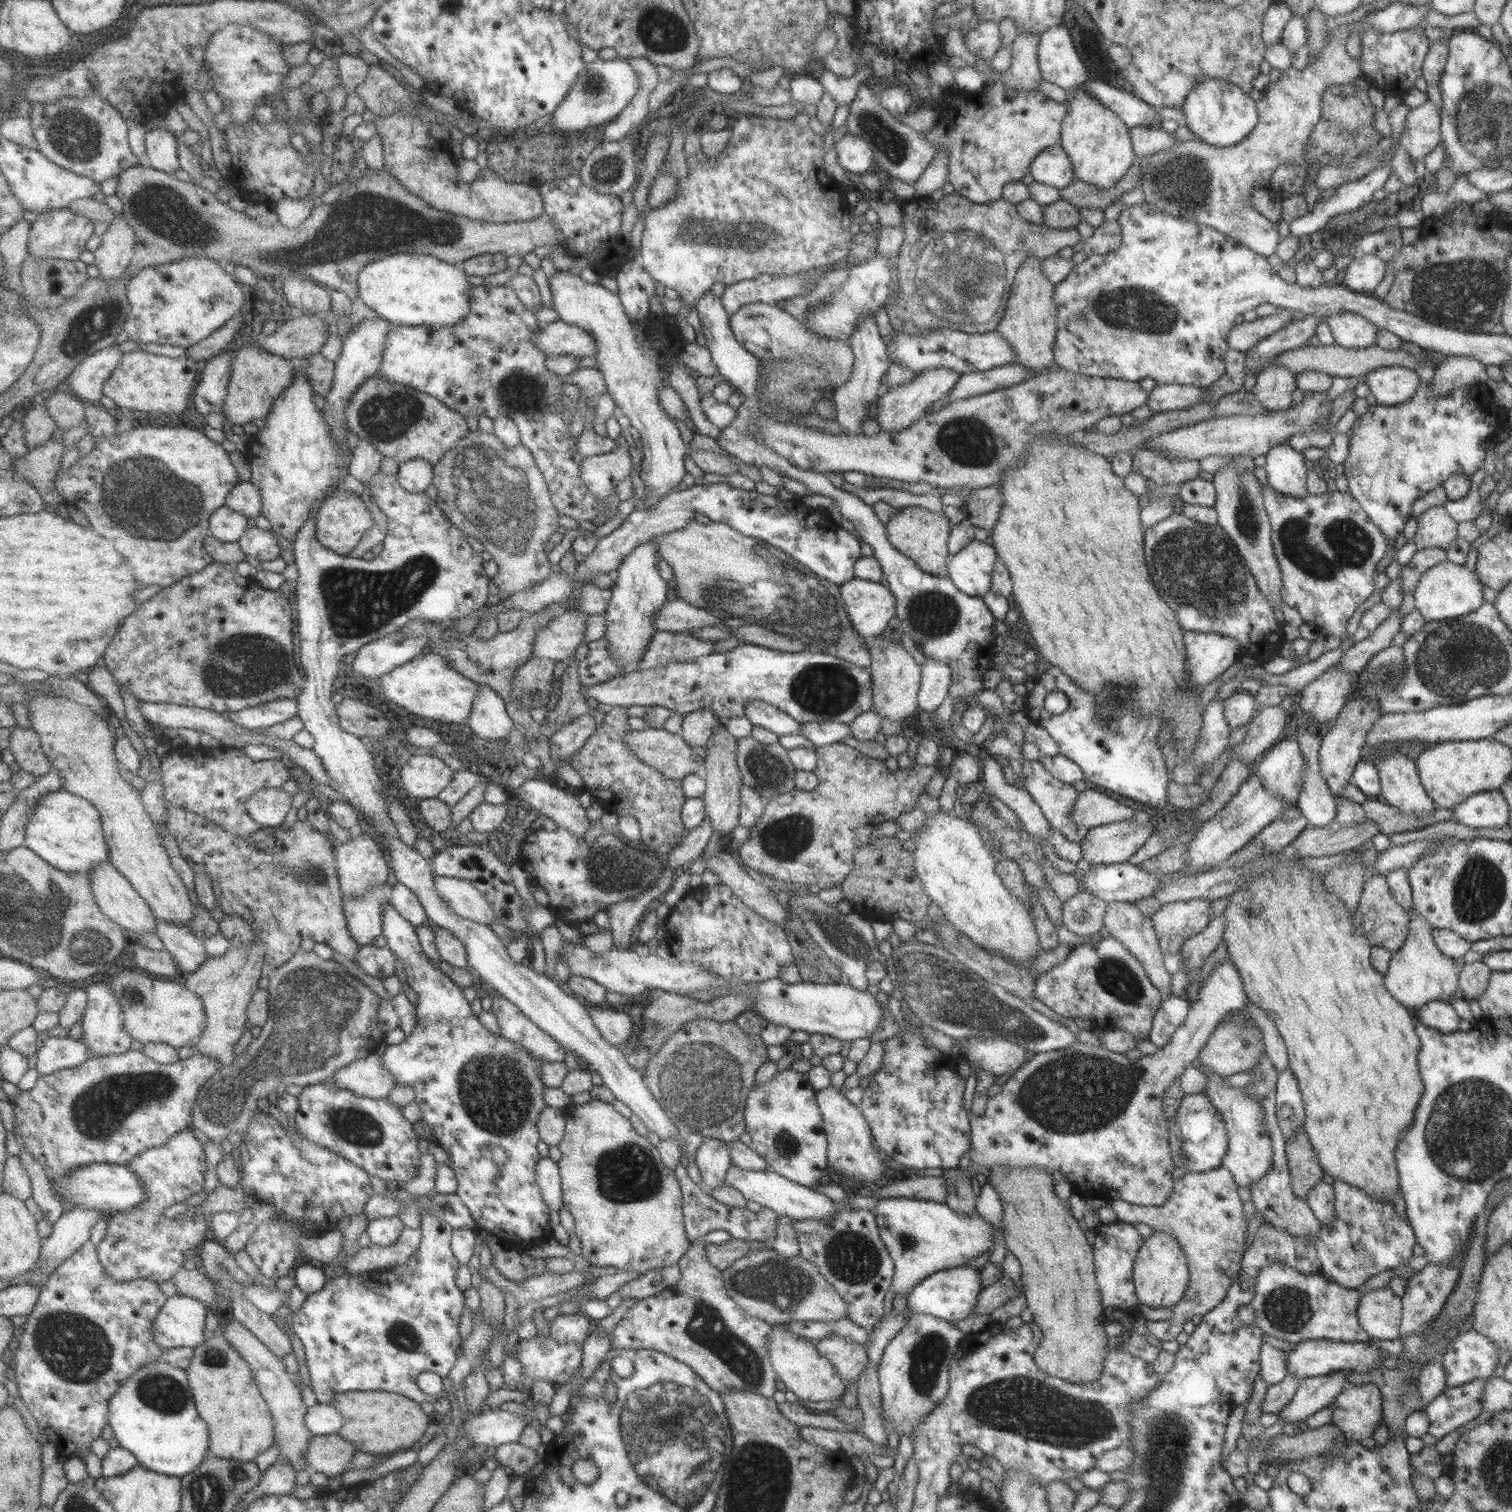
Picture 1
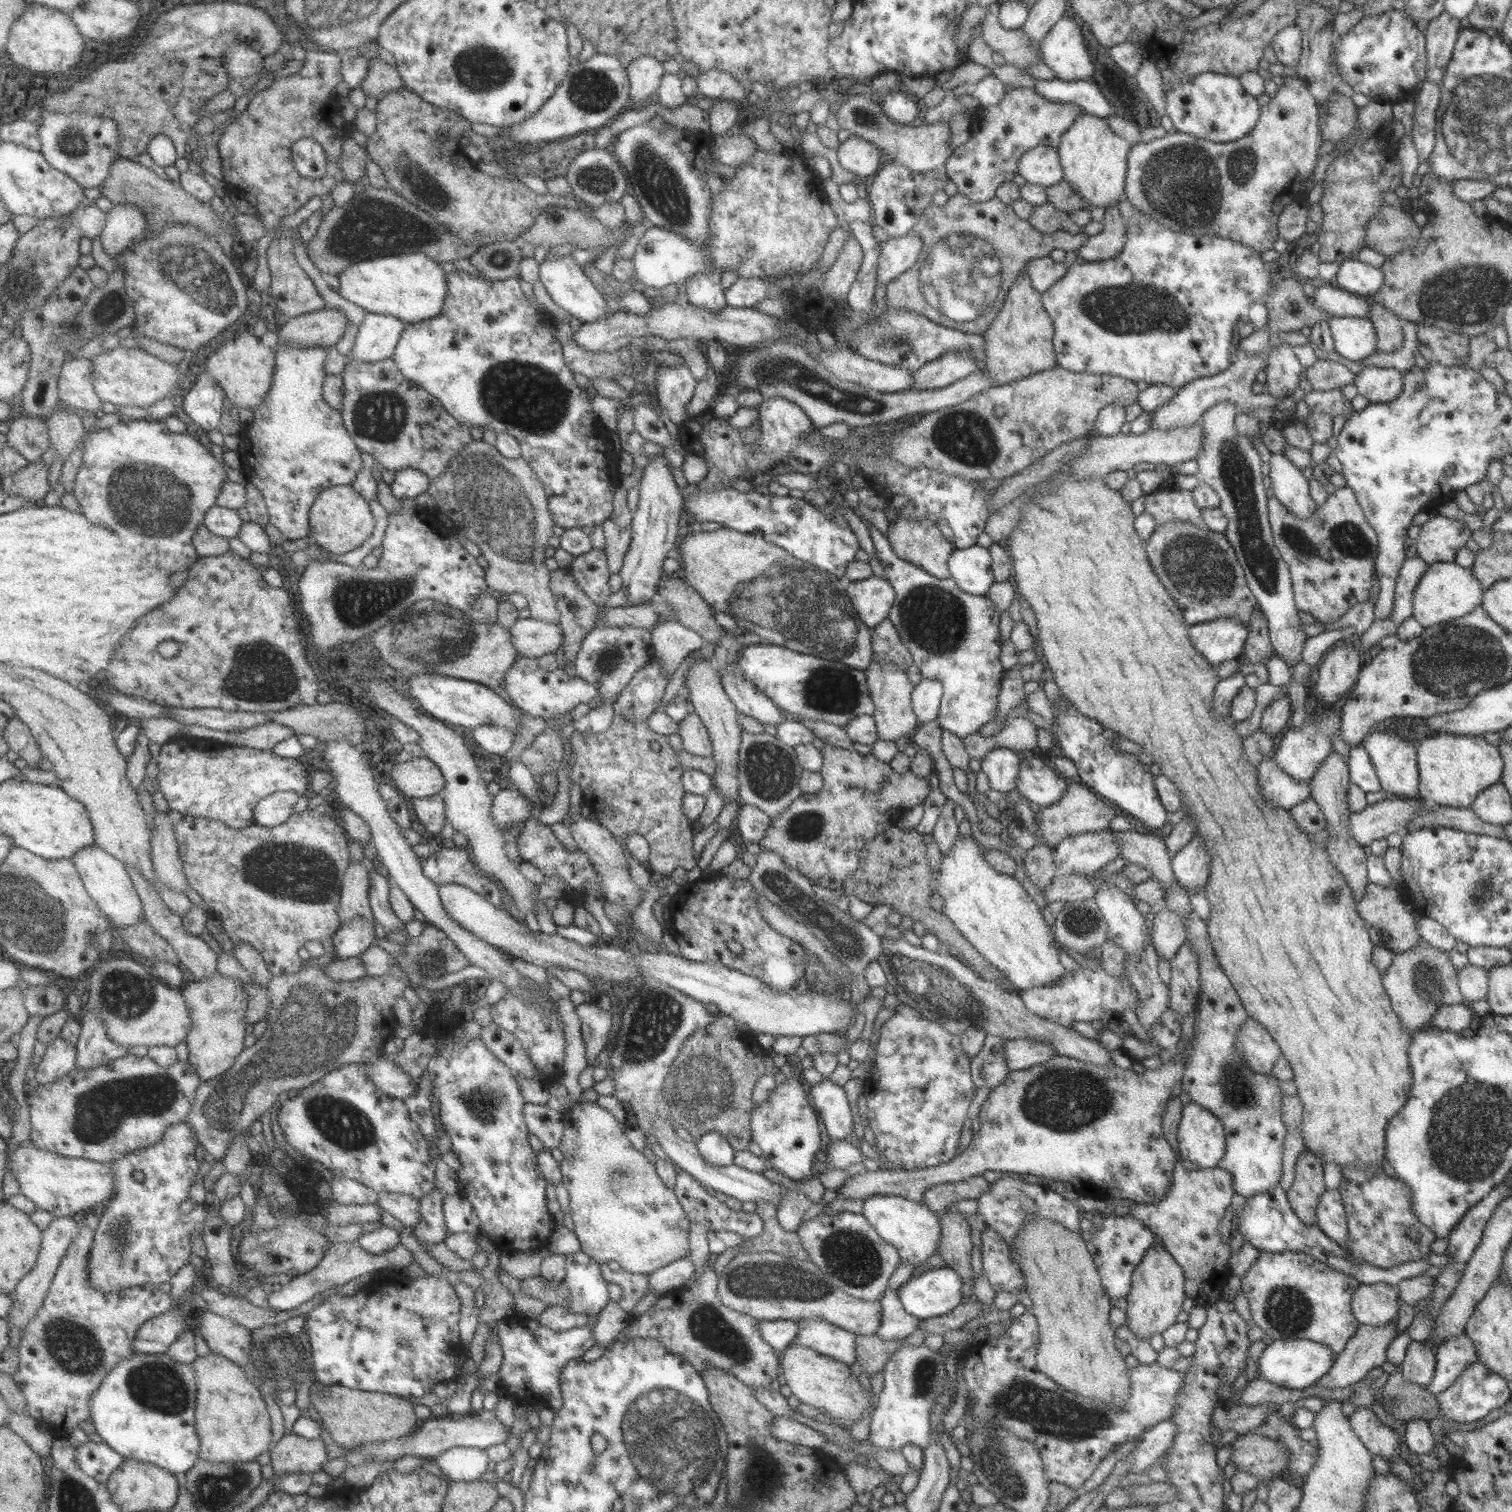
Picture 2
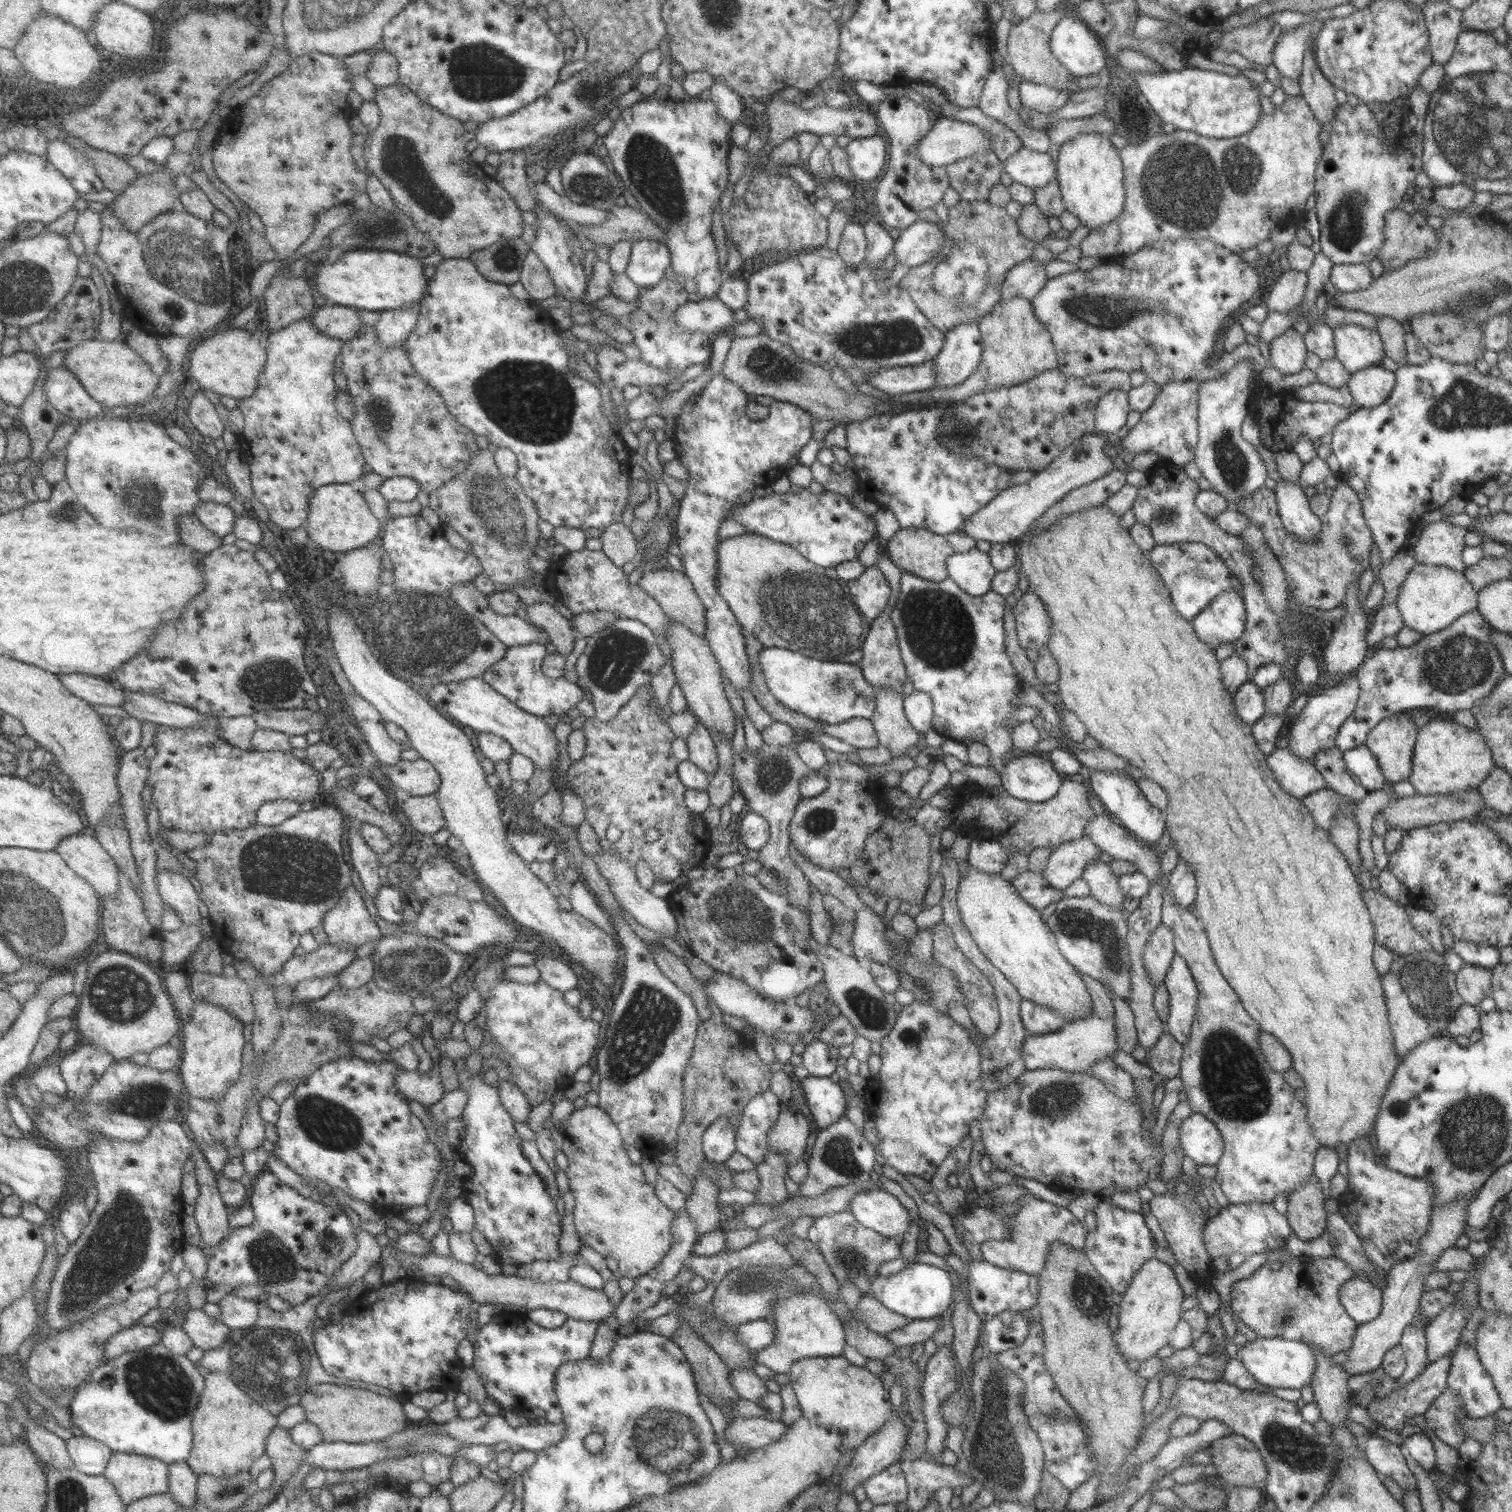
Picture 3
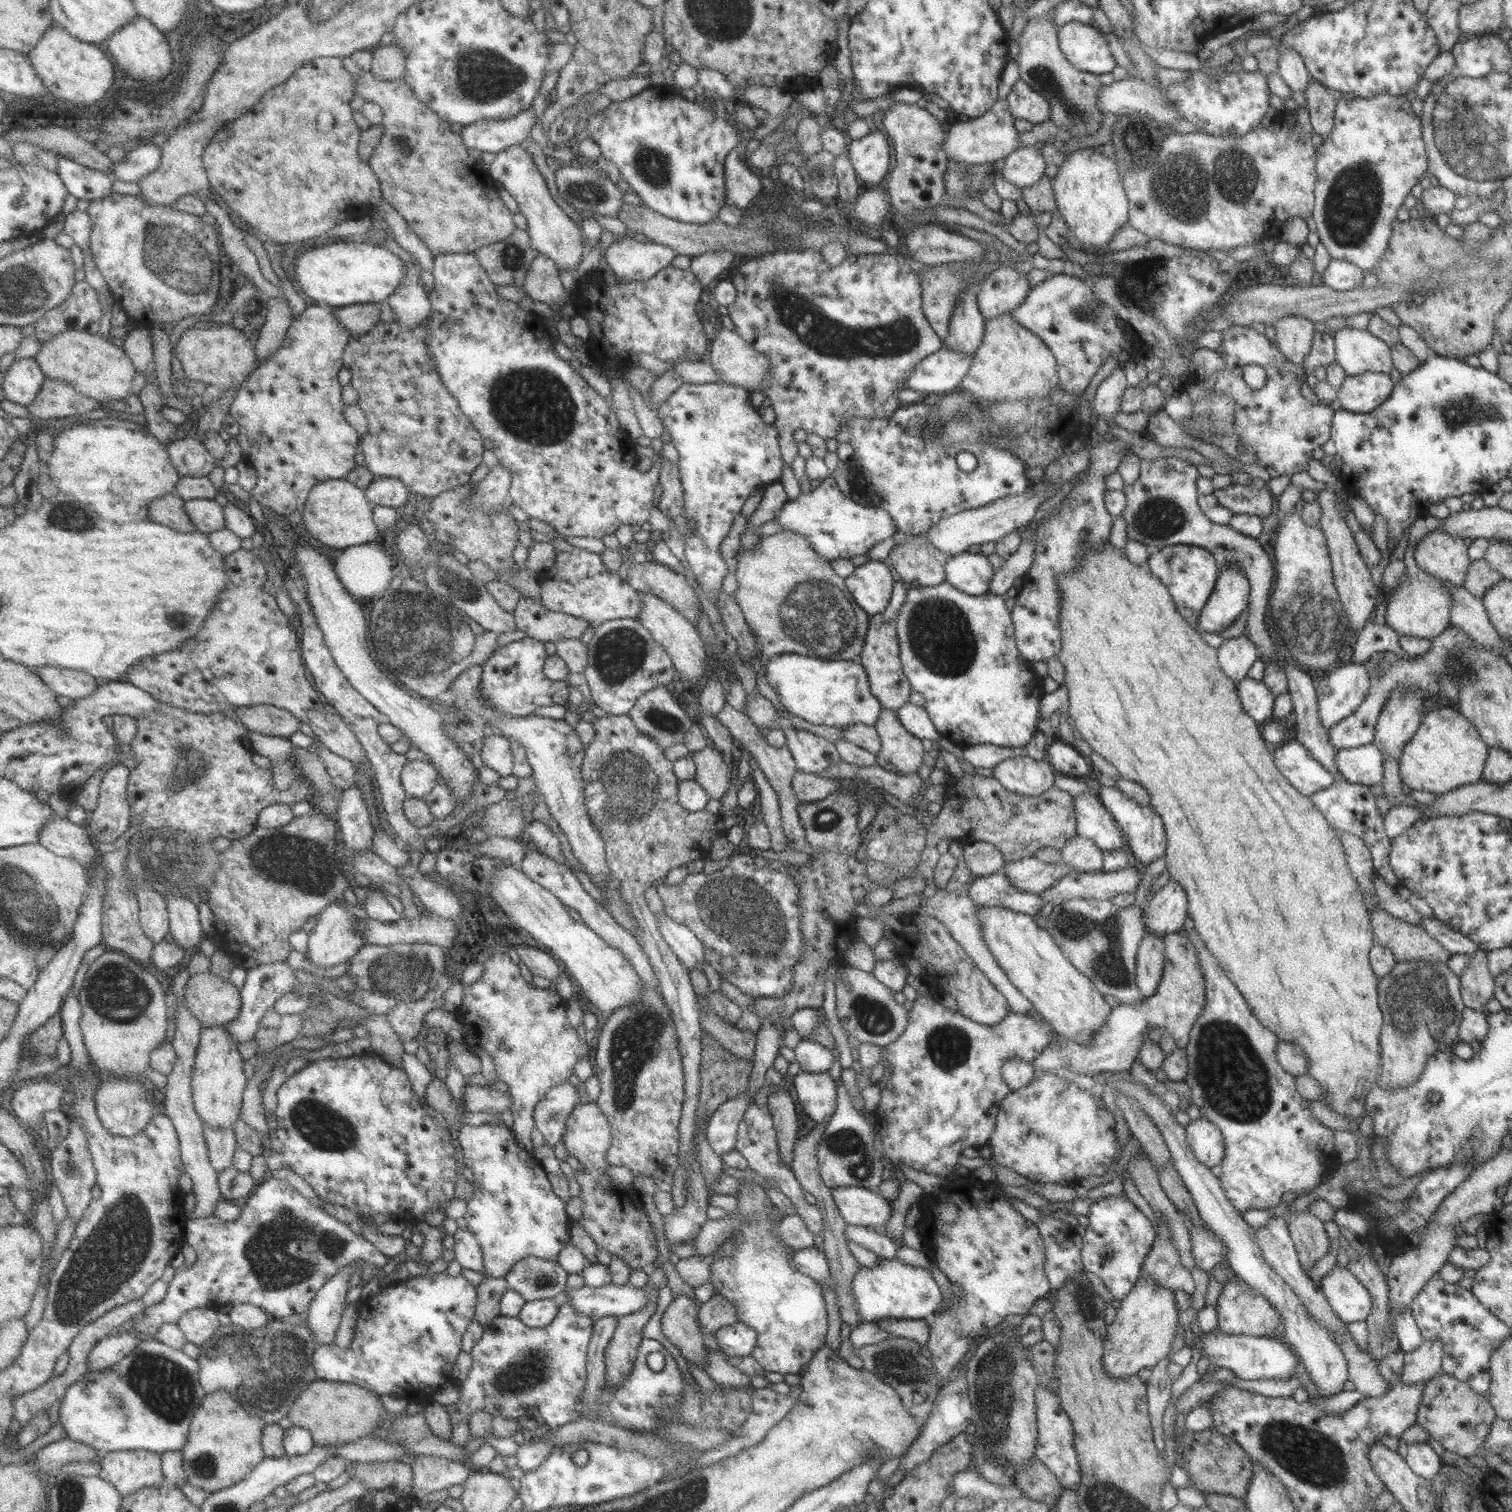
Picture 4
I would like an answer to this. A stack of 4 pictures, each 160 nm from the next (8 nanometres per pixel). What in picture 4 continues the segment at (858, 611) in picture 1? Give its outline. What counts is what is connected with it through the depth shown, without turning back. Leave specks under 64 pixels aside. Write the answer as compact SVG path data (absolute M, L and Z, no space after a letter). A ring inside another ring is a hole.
M870 561L857 566L844 583L858 608L872 616L887 606L895 579L884 562Z

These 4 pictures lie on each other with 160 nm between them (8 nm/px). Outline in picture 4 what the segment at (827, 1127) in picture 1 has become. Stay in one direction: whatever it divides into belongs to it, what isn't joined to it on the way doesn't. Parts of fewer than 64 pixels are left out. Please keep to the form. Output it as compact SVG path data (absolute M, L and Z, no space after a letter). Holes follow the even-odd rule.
M799 1070L792 1077L798 1102L805 1114L815 1123L827 1120L836 1107L836 1086L833 1078L825 1072Z

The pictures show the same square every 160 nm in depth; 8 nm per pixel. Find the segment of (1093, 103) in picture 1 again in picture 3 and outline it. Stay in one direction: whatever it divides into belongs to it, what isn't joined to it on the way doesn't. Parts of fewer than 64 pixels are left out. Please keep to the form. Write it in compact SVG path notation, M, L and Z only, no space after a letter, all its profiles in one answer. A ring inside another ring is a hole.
M1103 133L1078 134L1075 138L1070 138L1067 142L1061 144L1058 149L1055 179L1058 182L1064 210L1078 218L1080 225L1085 226L1089 231L1115 221L1124 209L1126 200L1122 181L1122 162L1118 150L1109 143L1107 135Z

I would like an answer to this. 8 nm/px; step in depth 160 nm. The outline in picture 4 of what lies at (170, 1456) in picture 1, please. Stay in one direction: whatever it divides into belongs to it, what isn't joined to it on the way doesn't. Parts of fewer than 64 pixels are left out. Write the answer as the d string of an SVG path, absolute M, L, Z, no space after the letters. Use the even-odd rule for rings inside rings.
M155 1339L143 1340L121 1362L105 1371L89 1371L62 1398L59 1421L69 1440L84 1442L103 1453L145 1449L159 1454L181 1451L188 1444L191 1425L208 1395L200 1382L201 1363L185 1352Z

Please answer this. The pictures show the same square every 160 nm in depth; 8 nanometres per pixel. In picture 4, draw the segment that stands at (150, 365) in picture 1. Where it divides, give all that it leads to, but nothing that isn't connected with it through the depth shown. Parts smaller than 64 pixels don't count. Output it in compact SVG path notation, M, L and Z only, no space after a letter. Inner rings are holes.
M67 330L55 335L53 340L42 342L40 351L34 356L48 378L67 382L81 394L96 398L103 404L109 400L121 400L131 396L135 378L133 360L125 353L120 343L103 335L83 330Z

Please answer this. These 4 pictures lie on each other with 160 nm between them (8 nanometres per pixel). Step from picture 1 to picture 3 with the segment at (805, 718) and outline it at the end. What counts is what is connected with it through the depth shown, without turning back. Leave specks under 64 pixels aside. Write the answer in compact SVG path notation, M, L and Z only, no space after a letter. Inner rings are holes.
M531 641L523 646L510 646L504 656L496 664L480 676L493 690L500 692L505 698L516 703L521 710L529 714L545 716L556 714L561 717L567 710L576 707L583 696L583 686L578 683L571 683L563 678L546 677L540 666L545 651L544 645L537 641ZM771 646L759 653L758 666L769 692L783 706L807 718L836 725L855 718L870 720L874 715L875 690L863 678L857 664L831 660L829 657L806 657L792 650Z

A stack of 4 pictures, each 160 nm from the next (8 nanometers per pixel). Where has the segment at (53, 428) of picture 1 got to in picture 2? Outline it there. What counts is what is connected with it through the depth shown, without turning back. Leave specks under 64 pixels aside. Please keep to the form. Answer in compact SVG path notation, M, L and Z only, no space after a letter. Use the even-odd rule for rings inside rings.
M16 416L13 422L8 423L10 431L6 434L8 444L17 449L30 463L37 462L52 446L52 439L48 420L37 417Z

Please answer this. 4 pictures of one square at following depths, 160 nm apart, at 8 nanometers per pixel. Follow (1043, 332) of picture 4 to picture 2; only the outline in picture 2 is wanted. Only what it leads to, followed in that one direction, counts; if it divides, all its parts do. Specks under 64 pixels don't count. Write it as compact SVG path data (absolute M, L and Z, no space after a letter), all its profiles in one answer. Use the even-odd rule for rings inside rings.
M1124 197L1115 205L1121 218L1126 222L1126 243L1123 245L1122 251L1115 258L1093 262L1084 260L1080 264L1075 262L1048 290L1041 293L1041 307L1053 324L1052 346L1056 366L1069 370L1069 372L1112 374L1130 381L1143 381L1148 385L1166 384L1175 389L1182 387L1194 378L1219 374L1222 370L1227 369L1231 364L1229 352L1234 349L1231 345L1234 328L1246 319L1251 304L1263 301L1268 294L1275 290L1276 286L1271 284L1270 274L1266 270L1268 264L1261 261L1259 253L1254 249L1228 238L1221 238L1213 234L1183 234L1169 230L1135 210Z

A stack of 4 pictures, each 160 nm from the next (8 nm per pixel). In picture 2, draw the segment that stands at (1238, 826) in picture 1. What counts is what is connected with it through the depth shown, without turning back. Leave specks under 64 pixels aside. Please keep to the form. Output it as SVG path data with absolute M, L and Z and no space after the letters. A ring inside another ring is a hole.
M1271 757L1257 766L1257 786L1261 800L1287 811L1310 798L1308 782L1293 781L1275 766L1275 760ZM1193 836L1186 846L1181 847L1170 860L1172 873L1176 882L1185 888L1187 893L1195 894L1204 888L1208 877L1210 858L1203 841Z

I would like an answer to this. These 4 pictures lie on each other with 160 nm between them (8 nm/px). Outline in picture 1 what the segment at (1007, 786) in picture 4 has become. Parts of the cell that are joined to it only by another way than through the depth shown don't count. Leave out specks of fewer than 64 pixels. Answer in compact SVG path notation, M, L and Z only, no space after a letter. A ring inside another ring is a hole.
M1023 760L1021 773L1025 778L1025 795L1039 806L1051 828L1063 835L1069 843L1079 843L1089 829L1071 823L1069 812L1079 796L1077 790L1053 778L1039 760Z

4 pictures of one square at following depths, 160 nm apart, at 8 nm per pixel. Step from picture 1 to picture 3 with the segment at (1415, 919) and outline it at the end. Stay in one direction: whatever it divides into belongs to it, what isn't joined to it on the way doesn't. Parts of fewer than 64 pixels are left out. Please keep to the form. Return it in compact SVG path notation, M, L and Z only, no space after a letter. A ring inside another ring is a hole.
M1433 949L1429 952L1395 956L1390 969L1380 975L1380 981L1387 1020L1393 1035L1394 1053L1399 1062L1421 1042L1447 1036L1447 1023L1464 1003L1456 991L1454 972L1445 966L1442 955Z

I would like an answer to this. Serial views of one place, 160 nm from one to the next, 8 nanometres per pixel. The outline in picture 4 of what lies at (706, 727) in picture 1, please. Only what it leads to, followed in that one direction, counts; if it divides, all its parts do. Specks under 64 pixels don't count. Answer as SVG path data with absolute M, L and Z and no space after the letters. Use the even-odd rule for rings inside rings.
M707 744L703 750L691 755L691 758L695 768L694 780L709 799L720 801L733 782L734 774L723 762L719 751Z

